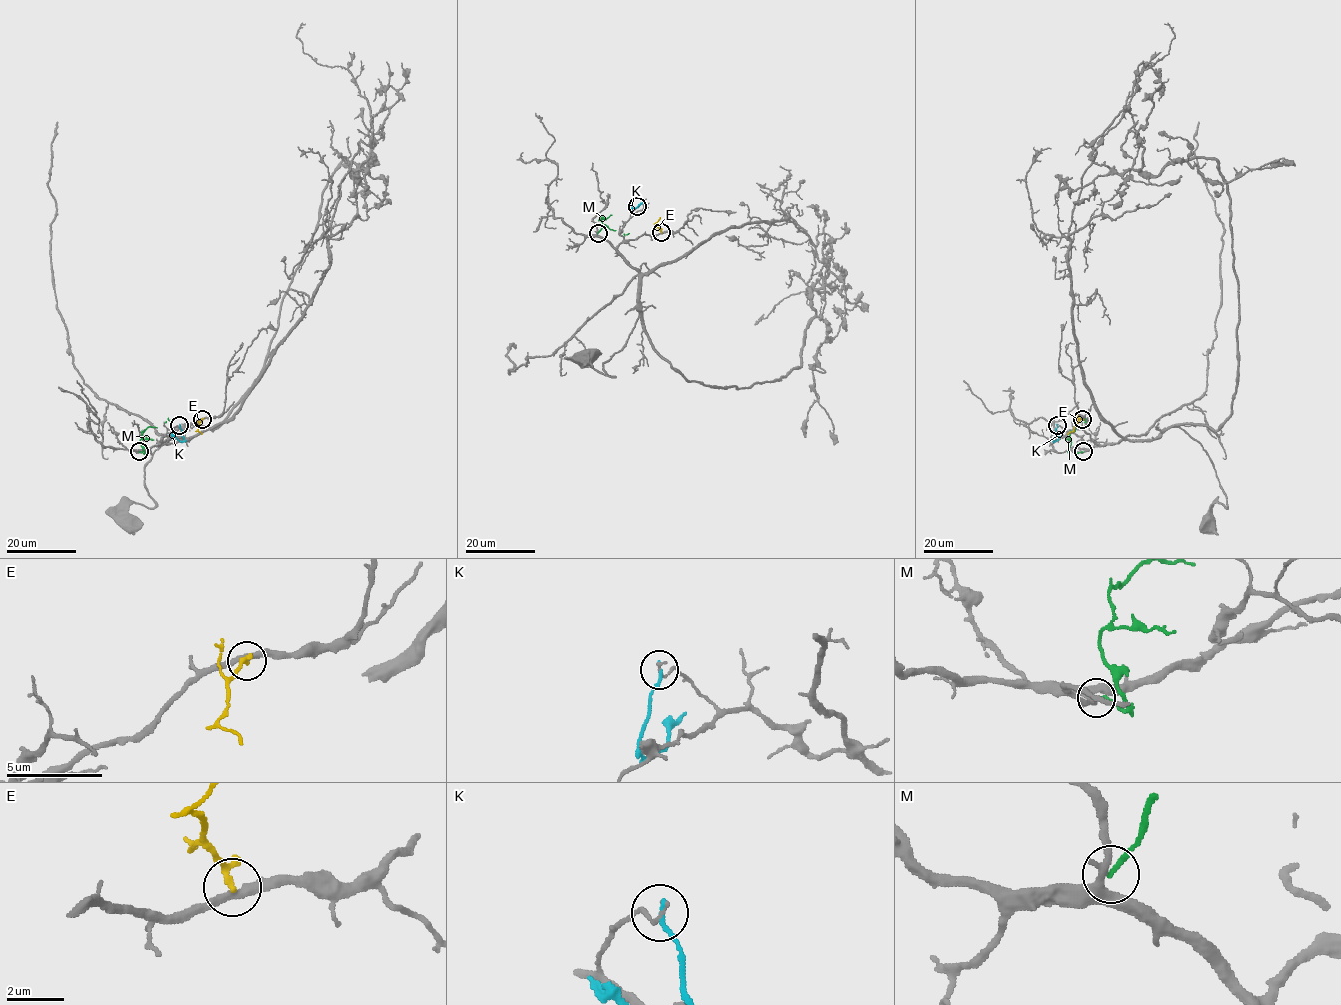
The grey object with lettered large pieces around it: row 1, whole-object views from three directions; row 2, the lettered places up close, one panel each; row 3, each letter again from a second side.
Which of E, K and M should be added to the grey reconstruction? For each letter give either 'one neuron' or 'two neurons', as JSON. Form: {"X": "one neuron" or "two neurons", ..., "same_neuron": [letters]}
{"E": "two neurons", "K": "two neurons", "M": "two neurons", "same_neuron": []}

